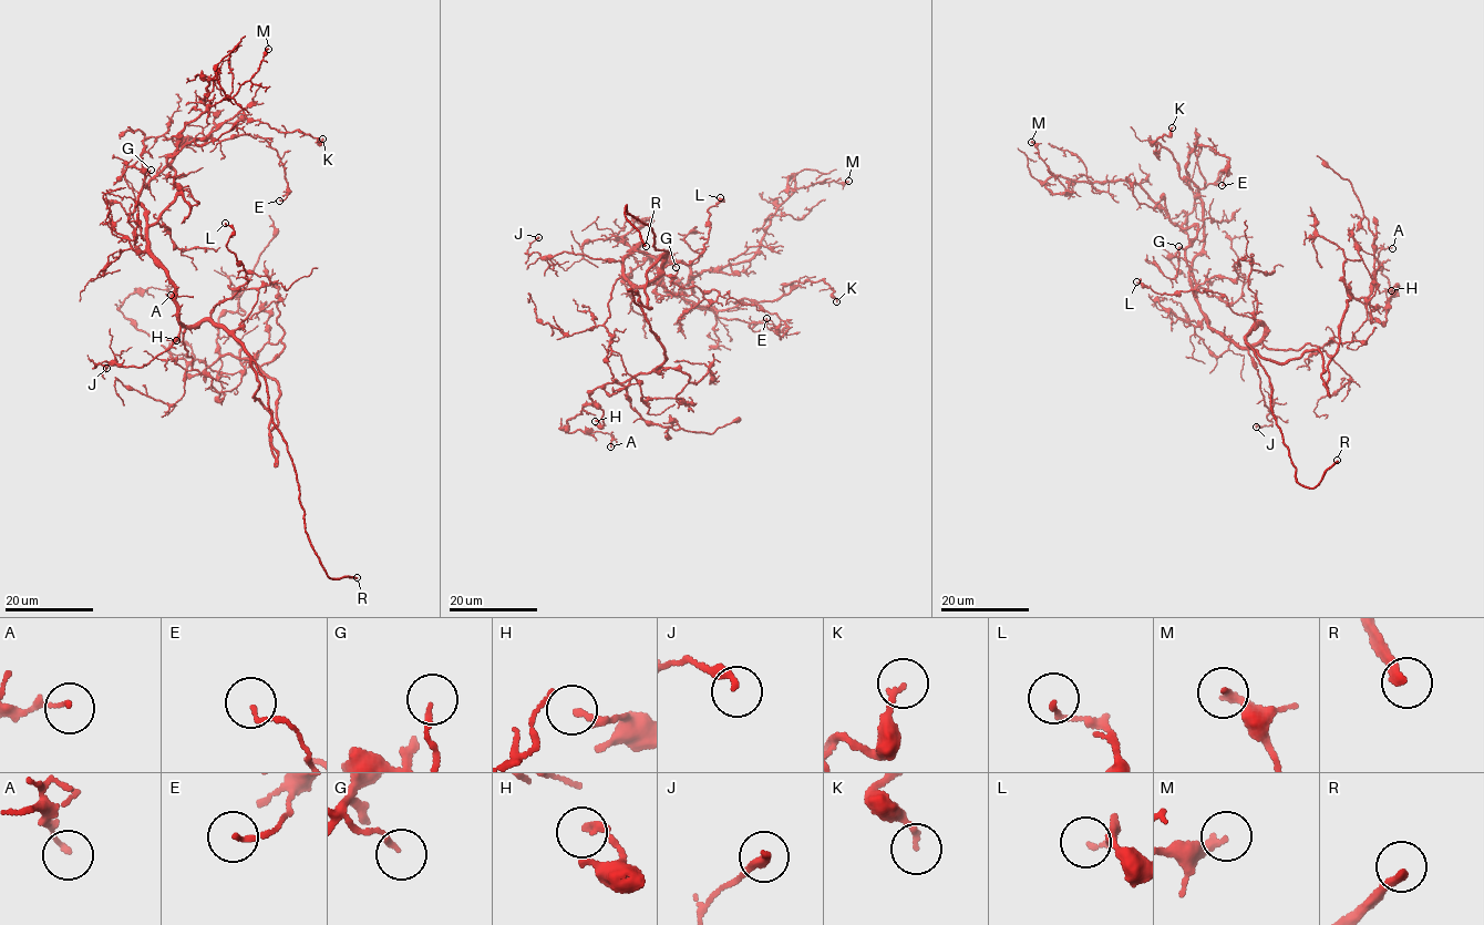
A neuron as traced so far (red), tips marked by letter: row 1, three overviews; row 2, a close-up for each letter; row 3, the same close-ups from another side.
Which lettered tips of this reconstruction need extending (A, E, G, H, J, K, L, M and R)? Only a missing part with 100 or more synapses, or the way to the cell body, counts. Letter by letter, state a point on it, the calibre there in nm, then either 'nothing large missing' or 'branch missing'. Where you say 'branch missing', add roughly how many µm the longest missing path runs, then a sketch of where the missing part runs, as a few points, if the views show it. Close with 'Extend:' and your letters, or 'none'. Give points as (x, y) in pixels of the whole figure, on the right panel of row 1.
A: (1392, 248) | 130 nm | nothing large missing
E: (1222, 185) | 120 nm | nothing large missing
G: (1178, 246) | 140 nm | nothing large missing
H: (1391, 290) | 140 nm | nothing large missing
J: (1256, 427) | 240 nm | nothing large missing
K: (1172, 127) | 160 nm | nothing large missing
L: (1136, 281) | 140 nm | nothing large missing
M: (1031, 142) | 240 nm | nothing large missing
R: (1337, 460) | 280 nm | branch missing | 100 µm | (1337, 460), (1409, 423), (1422, 396), (1434, 388), (1469, 392)
Extend: R

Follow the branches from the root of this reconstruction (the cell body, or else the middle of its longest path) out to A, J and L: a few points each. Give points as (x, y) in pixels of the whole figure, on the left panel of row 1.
A: (186, 350), (222, 392), (284, 345), (192, 376), (120, 309), (171, 295)
J: (186, 350), (182, 324), (168, 348), (145, 365), (125, 367), (105, 361), (94, 367), (101, 363), (106, 368)
L: (186, 350), (187, 329), (208, 319), (247, 281), (226, 246), (234, 230), (225, 223)

